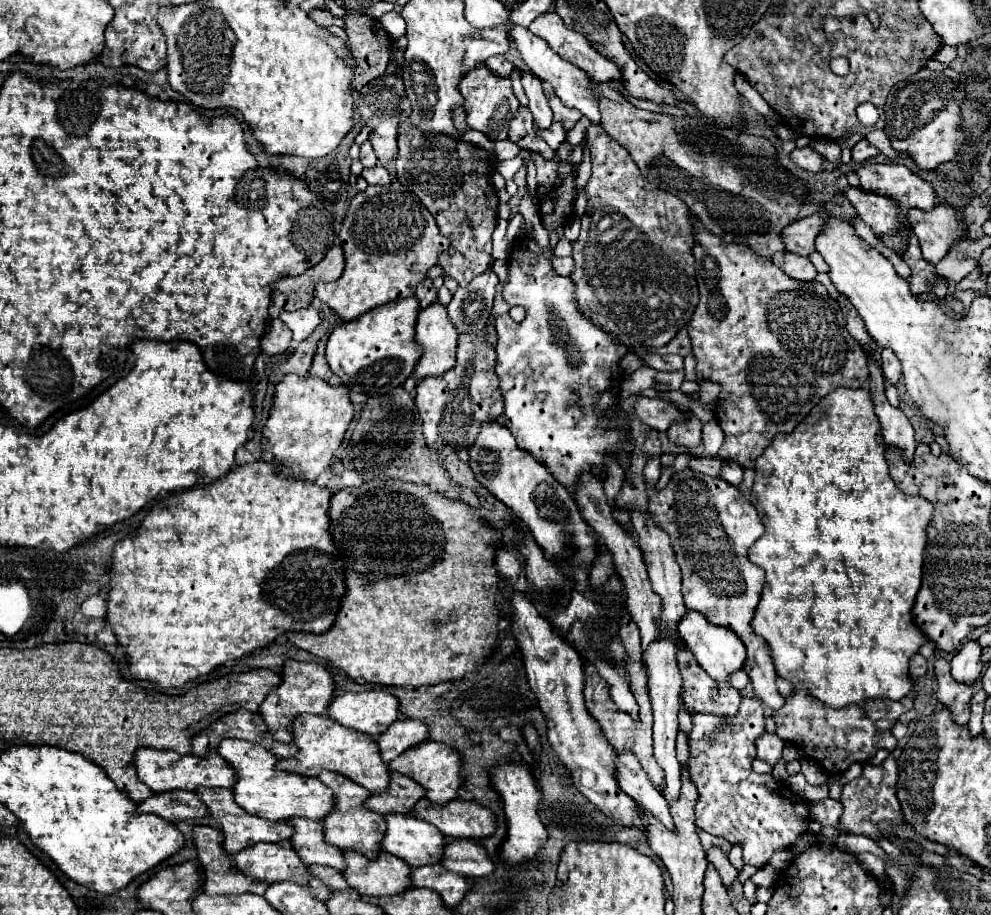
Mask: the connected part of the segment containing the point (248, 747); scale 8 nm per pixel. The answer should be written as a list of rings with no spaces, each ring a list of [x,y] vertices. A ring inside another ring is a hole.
[[[222,739],[216,751],[236,771],[236,785],[232,787],[234,801],[250,815],[268,821],[284,821],[288,817],[322,819],[334,805],[334,795],[328,787],[324,787],[324,783],[320,783],[316,777],[294,775],[290,771],[276,769],[274,763],[278,757],[262,745],[240,739]]]

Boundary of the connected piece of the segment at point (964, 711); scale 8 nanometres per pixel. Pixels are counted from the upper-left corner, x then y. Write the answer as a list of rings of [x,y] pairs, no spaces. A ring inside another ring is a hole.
[[[936,659],[934,671],[938,677],[938,701],[946,705],[954,713],[954,721],[960,725],[968,723],[970,715],[970,699],[974,693],[974,685],[964,685],[956,683],[950,675],[950,661],[946,659]]]

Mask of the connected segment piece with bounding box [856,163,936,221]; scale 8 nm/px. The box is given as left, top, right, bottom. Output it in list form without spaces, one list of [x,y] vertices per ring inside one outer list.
[[[868,163],[858,167],[860,187],[868,193],[880,193],[886,197],[896,199],[902,205],[902,221],[908,209],[934,209],[936,205],[936,191],[934,187],[924,181],[920,175],[912,173],[906,165],[894,163]]]

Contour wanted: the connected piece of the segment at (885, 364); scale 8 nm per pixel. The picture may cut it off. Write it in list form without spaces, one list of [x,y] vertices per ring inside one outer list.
[[[882,349],[882,373],[886,377],[886,381],[890,381],[892,385],[896,385],[902,379],[902,367],[900,361],[896,359],[896,355],[890,349]]]

